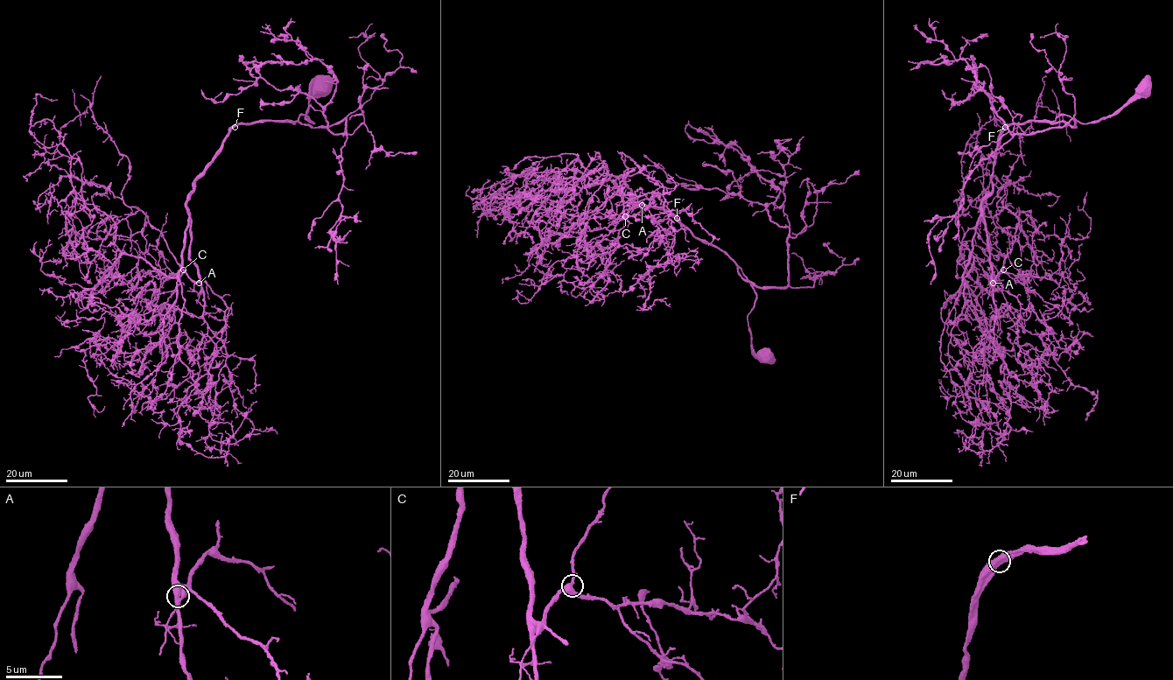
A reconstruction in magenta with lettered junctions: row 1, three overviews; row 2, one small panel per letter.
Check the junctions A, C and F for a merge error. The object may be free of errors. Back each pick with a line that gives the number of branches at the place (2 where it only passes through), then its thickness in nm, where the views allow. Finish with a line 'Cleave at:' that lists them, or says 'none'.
Cleave at: none

